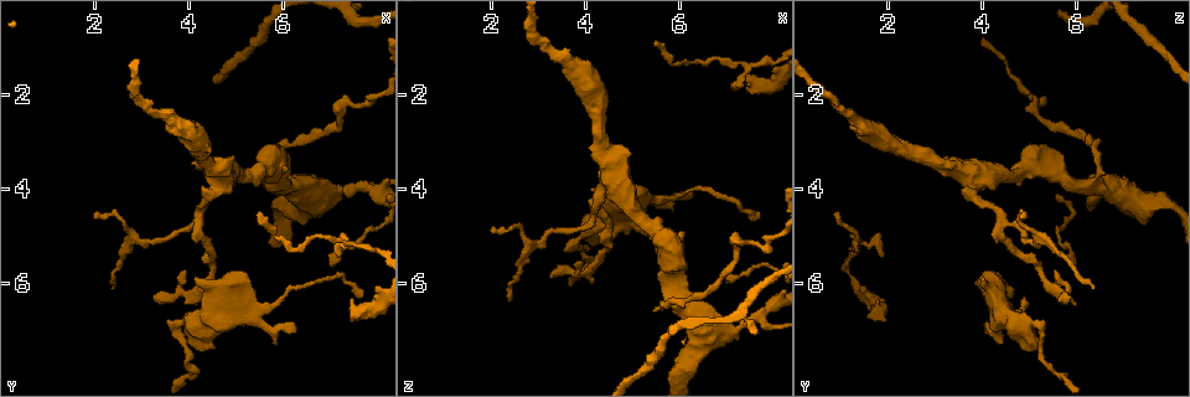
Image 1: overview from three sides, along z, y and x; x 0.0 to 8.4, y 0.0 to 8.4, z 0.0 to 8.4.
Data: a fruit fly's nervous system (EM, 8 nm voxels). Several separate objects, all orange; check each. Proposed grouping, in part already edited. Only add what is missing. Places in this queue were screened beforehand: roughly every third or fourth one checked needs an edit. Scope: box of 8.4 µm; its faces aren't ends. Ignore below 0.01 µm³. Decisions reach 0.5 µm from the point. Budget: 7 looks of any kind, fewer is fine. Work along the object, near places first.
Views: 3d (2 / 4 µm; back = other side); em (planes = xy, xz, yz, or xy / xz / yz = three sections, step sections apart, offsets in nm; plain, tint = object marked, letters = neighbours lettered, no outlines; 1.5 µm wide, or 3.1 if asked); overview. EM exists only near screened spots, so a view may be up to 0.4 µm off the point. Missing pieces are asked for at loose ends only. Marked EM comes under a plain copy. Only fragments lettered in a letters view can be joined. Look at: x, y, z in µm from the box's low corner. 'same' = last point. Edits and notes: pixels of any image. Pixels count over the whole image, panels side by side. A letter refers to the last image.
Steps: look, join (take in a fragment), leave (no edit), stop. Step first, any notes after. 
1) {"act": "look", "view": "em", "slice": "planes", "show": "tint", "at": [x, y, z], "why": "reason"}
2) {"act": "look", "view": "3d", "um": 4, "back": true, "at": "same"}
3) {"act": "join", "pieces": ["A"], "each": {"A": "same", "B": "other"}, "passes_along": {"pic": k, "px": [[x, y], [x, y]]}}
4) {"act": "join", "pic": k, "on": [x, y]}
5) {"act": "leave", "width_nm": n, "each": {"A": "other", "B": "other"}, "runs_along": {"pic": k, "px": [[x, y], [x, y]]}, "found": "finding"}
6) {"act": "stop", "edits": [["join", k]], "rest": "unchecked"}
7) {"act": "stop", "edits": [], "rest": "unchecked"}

{"act": "look", "view": "em", "slice": "planes", "show": "letters", "at": [2.35, 6.15, 6.40], "why": "branch stops here"}

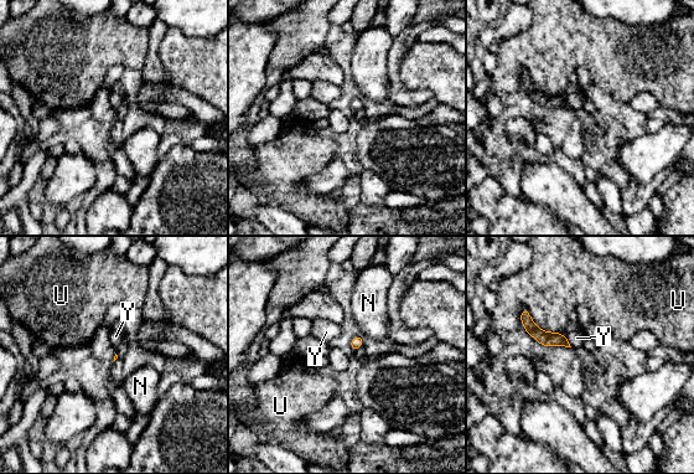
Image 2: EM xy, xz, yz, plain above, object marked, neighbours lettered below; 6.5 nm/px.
{"act": "leave", "longest_contact_nm": ["U", 280], "each": {"N": "other", "U": "other", "Y": "other"}, "border": {"pic": 2, "px": [[565, 335], [571, 346]]}, "found": "no lettered fragment goes on from it"}

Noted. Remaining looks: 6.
{"act": "look", "view": "em", "slice": "xz", "step": 8, "show": "letters", "at": [2.05, 4.55, 4.95], "why": "branch stops here"}

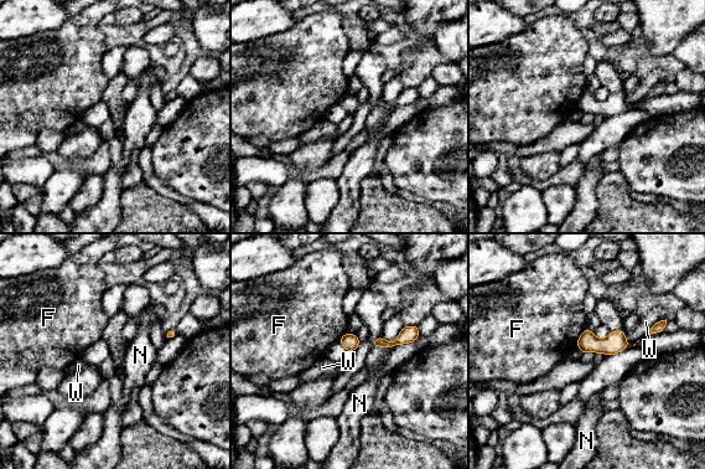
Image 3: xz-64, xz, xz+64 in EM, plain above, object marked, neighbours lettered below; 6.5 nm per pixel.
{"act": "leave", "each": {"F": "other", "N": "other", "W": "other"}, "border": {"pic": 3, "px": [[665, 318], [656, 321], [644, 334]]}, "found": "no lettered fragment goes on from it"}

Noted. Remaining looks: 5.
{"act": "look", "view": "3d", "um": 4, "back": true, "at": [7.45, 6.70, 1.55], "why": "branch stops here"}

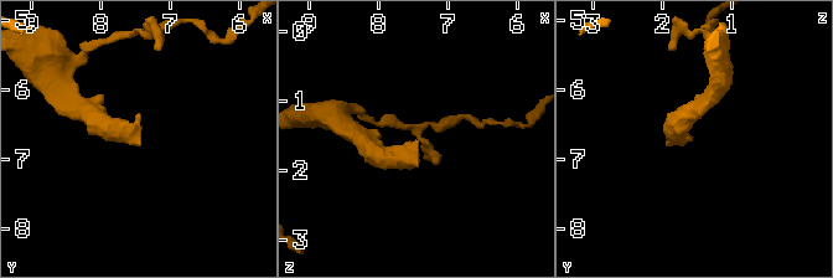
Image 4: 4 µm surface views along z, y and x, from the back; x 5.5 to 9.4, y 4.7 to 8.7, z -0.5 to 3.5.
{"act": "look", "view": "em", "slice": "planes", "show": "letters", "at": [7.45, 6.70, 1.55]}

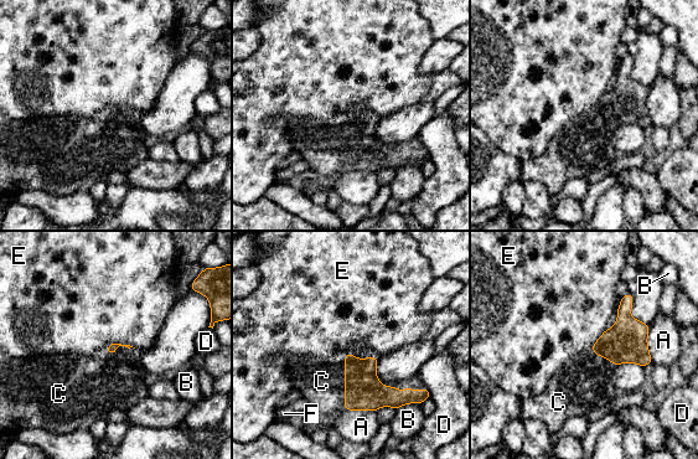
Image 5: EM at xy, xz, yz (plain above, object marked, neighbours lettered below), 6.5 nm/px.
{"act": "join", "pieces": ["C"], "each": {"A": "other", "B": "other", "C": "same", "D": "other", "E": "other", "F": "other"}, "found": "it goes on there"}

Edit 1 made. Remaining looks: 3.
{"act": "stop", "edits": [["join", 5]], "rest": "unchecked"}

